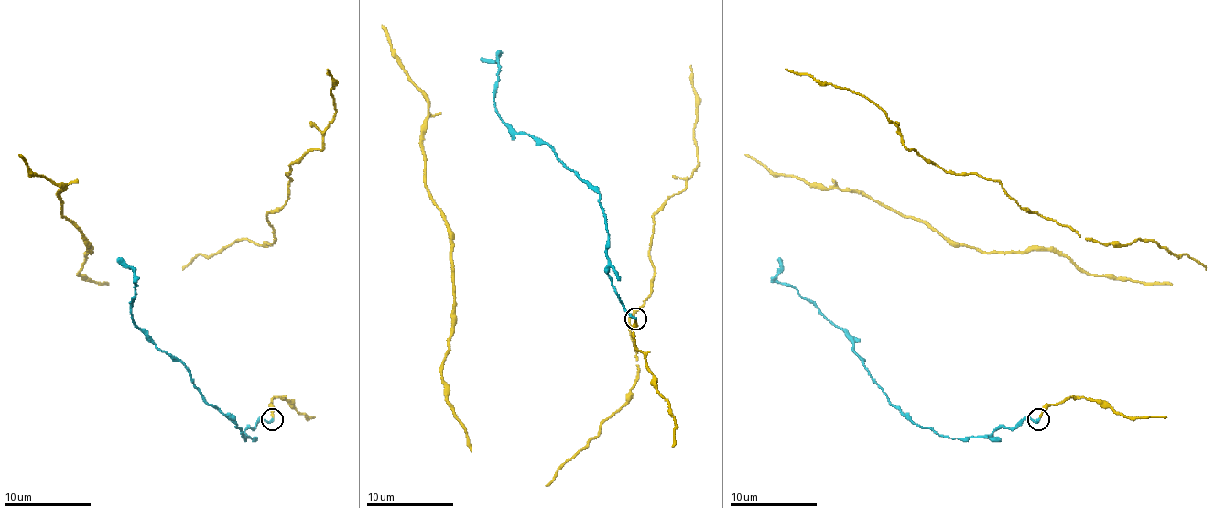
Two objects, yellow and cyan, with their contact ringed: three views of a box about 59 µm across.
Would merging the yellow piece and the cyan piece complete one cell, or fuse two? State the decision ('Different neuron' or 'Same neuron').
Same neuron

